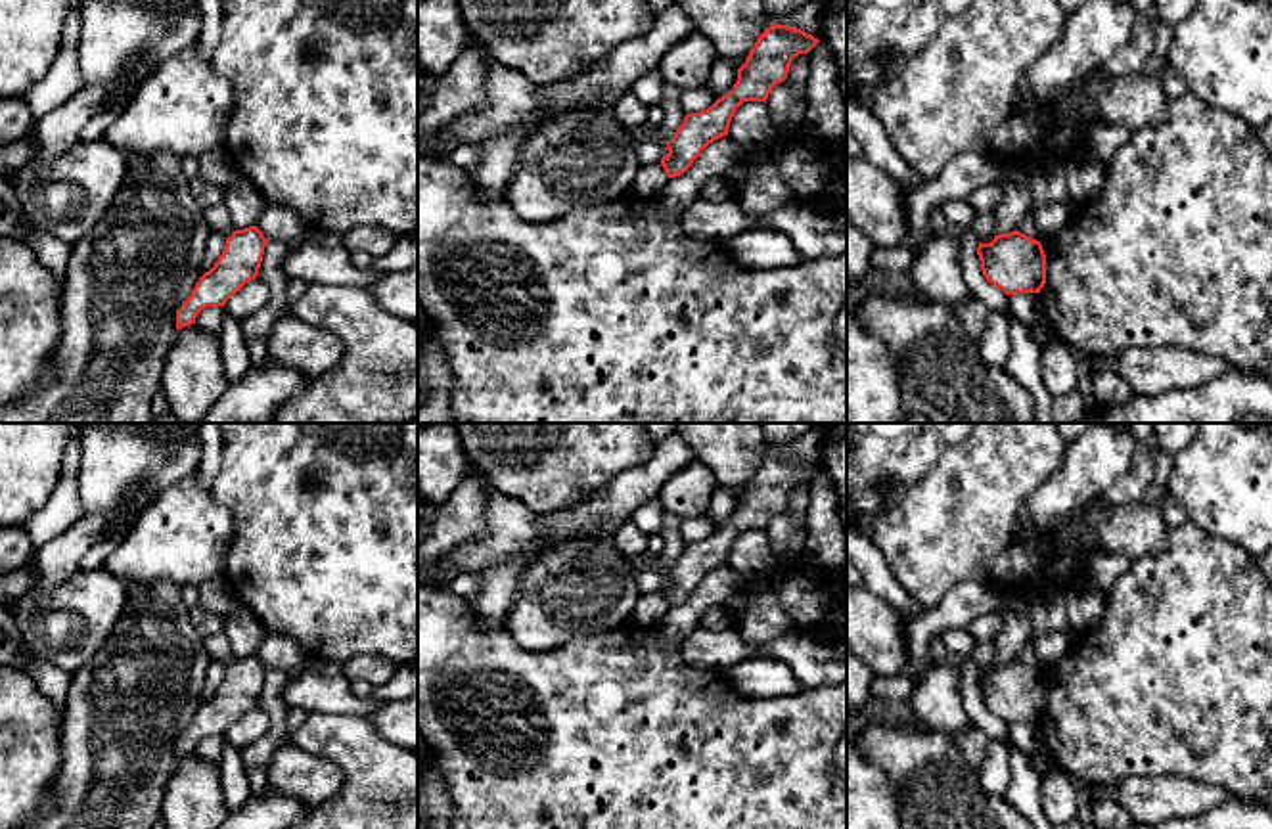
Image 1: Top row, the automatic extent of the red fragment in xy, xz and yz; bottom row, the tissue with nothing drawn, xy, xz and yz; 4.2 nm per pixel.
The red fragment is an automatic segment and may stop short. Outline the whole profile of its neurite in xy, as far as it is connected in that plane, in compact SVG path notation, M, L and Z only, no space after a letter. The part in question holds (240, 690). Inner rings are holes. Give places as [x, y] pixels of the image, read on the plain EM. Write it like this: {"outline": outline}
{"outline": "M257 655L236 659L215 695L195 712L192 724L176 739L176 758L195 752L207 735L224 735L247 710L259 705L268 668Z"}

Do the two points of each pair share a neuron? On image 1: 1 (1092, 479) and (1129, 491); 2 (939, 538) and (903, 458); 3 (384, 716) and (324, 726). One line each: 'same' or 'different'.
1: different
2: different
3: different

